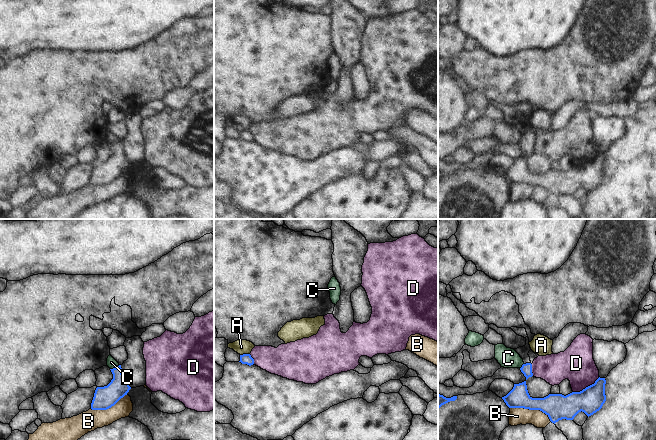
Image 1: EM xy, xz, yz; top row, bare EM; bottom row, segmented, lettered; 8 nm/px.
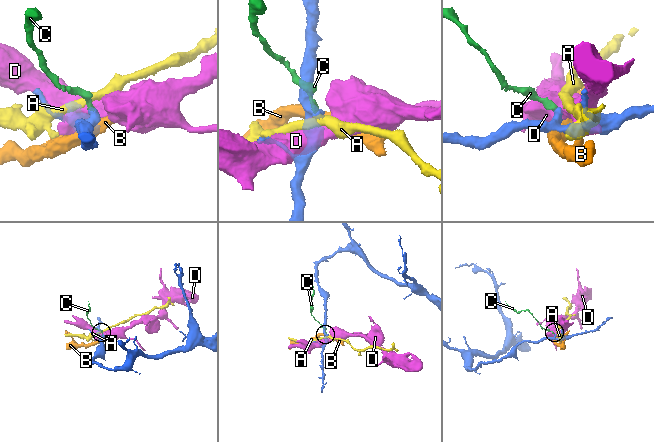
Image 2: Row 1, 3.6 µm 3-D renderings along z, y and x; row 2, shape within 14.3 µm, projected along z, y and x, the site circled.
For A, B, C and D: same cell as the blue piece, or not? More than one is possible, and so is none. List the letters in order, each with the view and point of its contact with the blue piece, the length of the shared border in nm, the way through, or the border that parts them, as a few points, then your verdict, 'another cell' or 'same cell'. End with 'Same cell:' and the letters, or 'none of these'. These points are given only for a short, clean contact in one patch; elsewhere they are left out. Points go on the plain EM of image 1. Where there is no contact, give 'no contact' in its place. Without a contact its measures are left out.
A: xz (244, 130) | 80 nm | along xz (249, 129), (240, 131) | another cell
B: yz (531, 185) | 360 nm | another cell
C: xy (114, 144) | 90 nm | along xy (119, 141), (110, 145) | another cell
D: yz (586, 163) | 240 nm | another cell
Same cell: none of these

